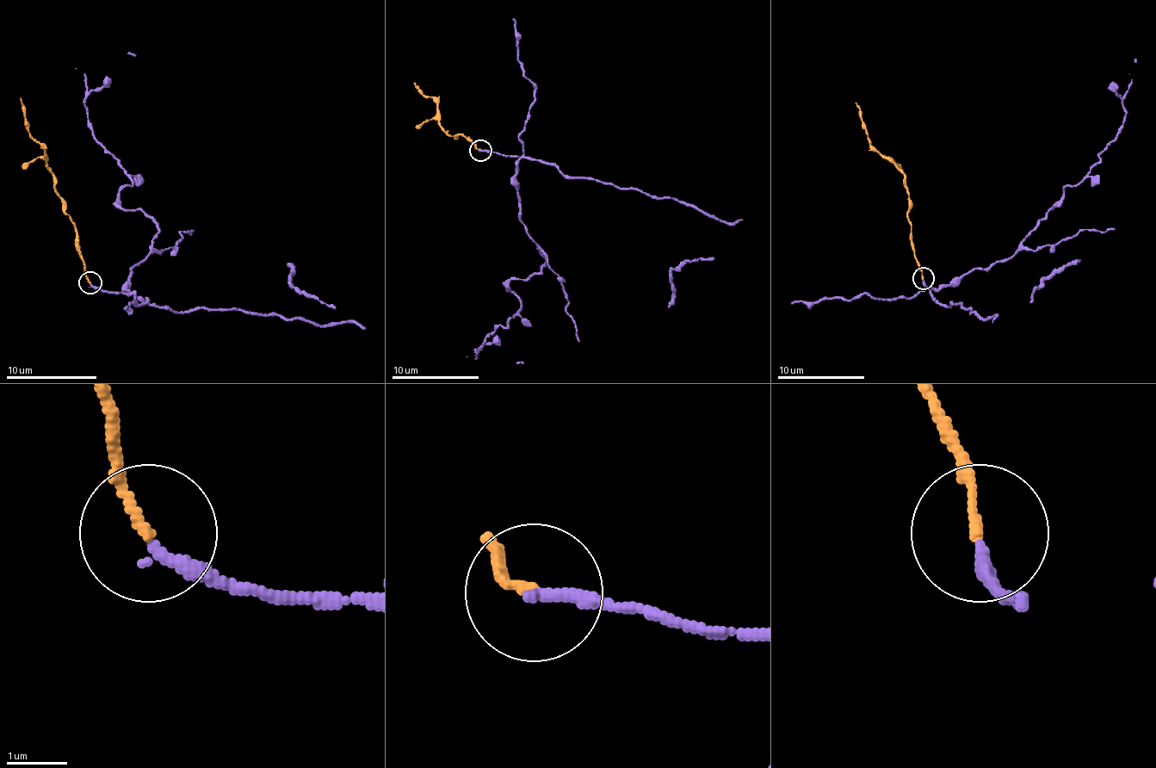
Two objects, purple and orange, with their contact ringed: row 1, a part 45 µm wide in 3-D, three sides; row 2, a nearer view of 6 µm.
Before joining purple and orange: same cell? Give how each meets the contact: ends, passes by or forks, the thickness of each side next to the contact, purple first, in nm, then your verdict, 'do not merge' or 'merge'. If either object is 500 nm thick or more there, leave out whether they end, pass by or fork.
purple ends there; orange ends there; 220 nm thick on the purple side, 140 nm on the other; do not merge

